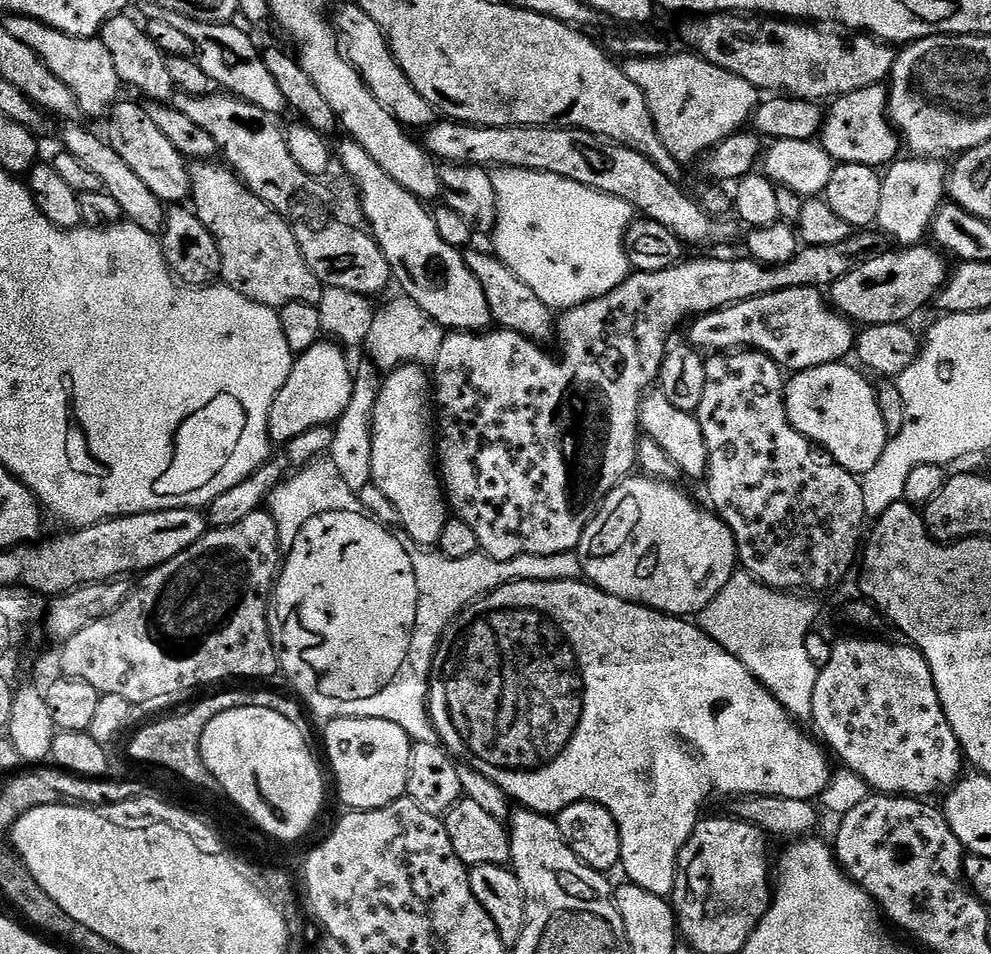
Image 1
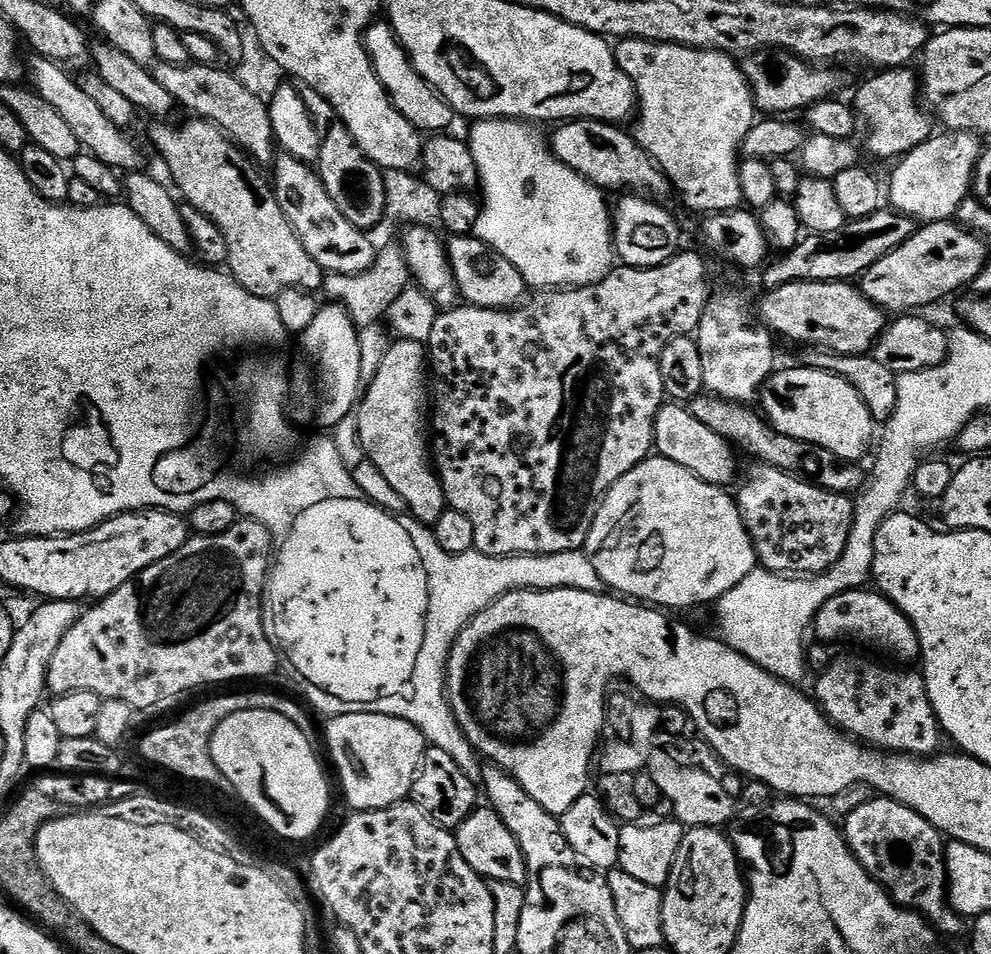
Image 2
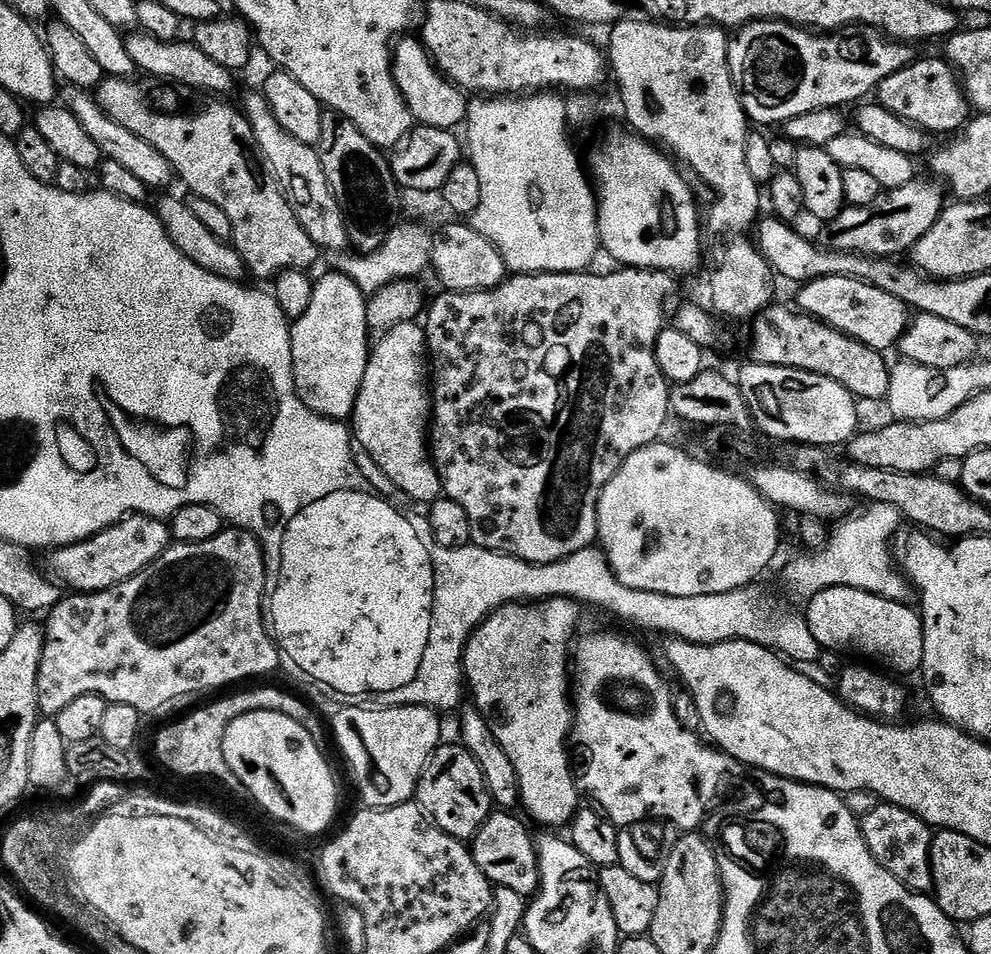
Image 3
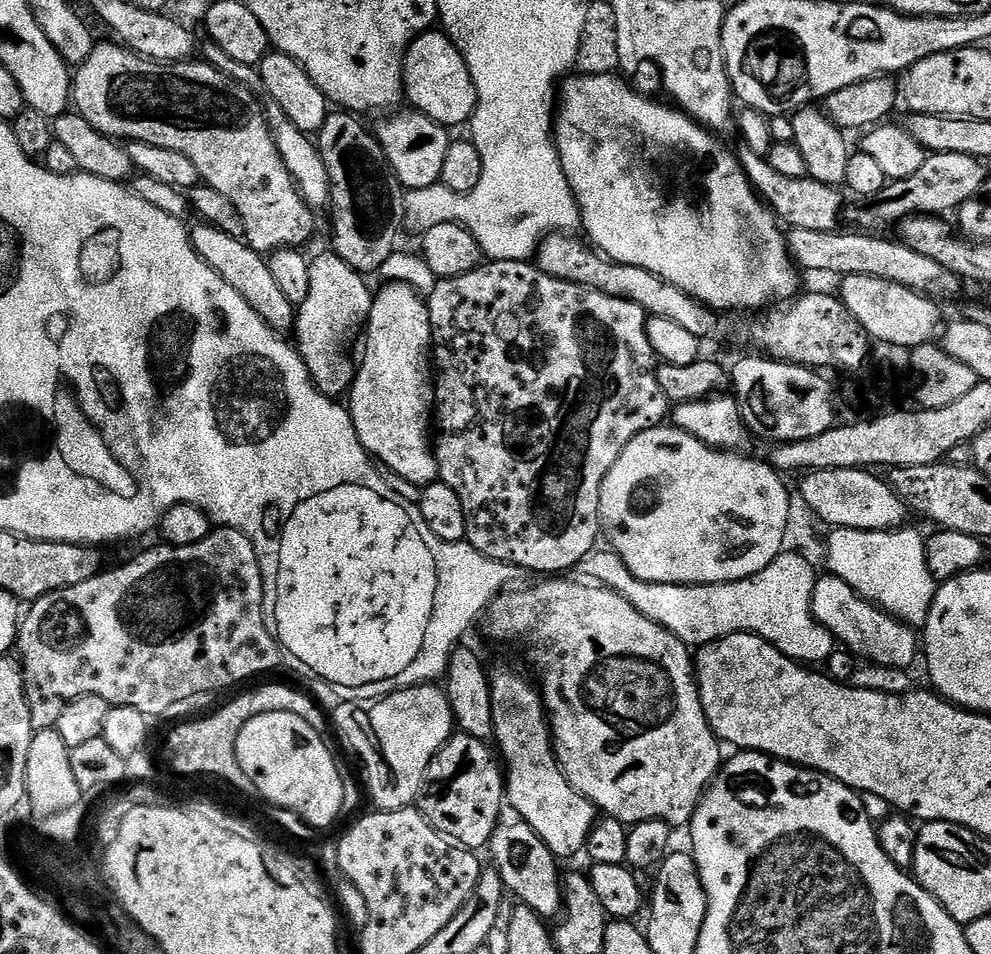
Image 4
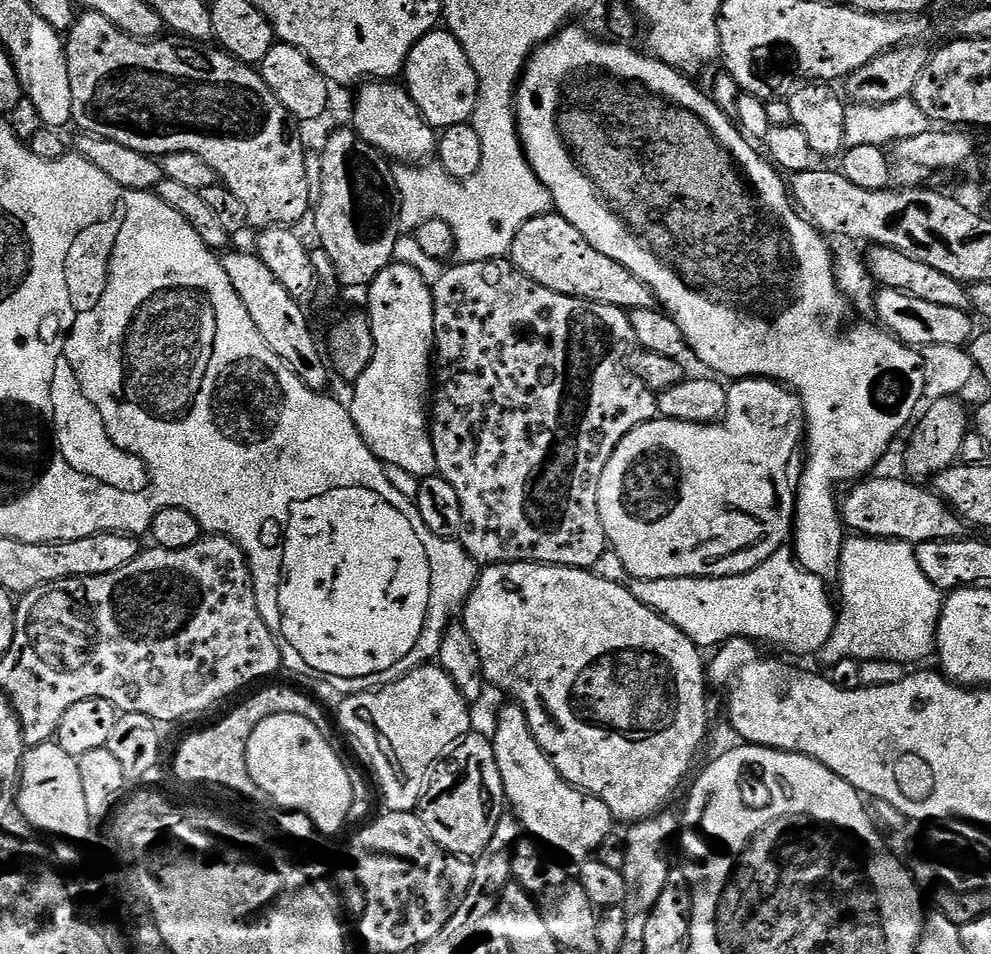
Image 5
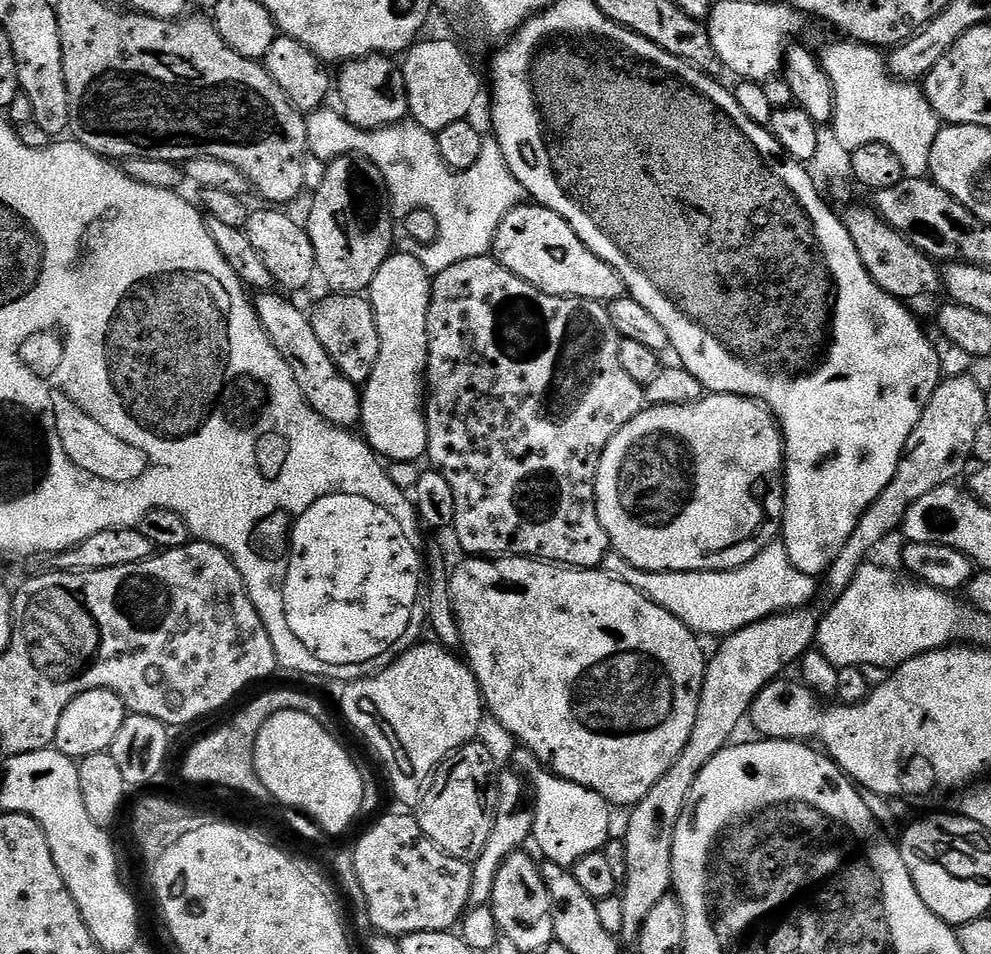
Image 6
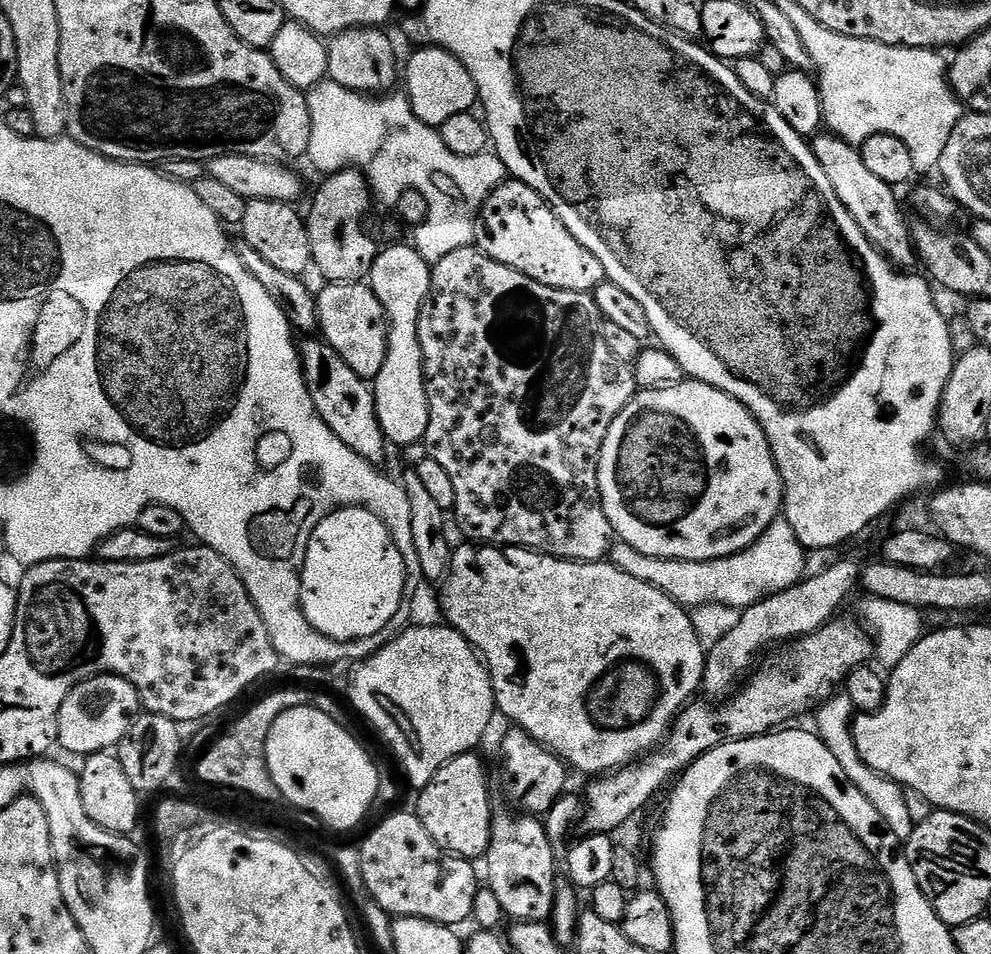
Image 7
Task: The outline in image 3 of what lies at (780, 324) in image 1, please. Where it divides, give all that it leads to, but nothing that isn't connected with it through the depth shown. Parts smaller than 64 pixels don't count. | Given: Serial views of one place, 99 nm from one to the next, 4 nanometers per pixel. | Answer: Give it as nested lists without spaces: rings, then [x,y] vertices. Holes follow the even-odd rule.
[[[827,276],[817,280],[809,280],[803,285],[804,288],[796,296],[795,307],[801,312],[808,313],[816,320],[823,320],[834,330],[870,346],[882,353],[889,351],[888,347],[899,345],[905,330],[910,323],[910,309],[907,304],[902,303],[894,294],[886,294],[886,290],[878,290],[878,286],[867,284],[865,280],[856,280],[852,276]]]

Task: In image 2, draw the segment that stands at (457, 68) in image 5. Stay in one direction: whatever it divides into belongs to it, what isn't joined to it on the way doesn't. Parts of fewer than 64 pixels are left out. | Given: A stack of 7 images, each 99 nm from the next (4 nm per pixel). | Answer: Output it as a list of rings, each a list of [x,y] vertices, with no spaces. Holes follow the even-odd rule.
[[[373,22],[364,33],[364,42],[374,70],[402,118],[406,118],[406,122],[413,124],[421,134],[447,133],[451,129],[448,127],[452,120],[454,121],[452,107],[436,93],[430,82],[426,82],[426,78],[422,78],[422,74],[418,74],[406,50],[392,33],[392,25],[387,22]]]

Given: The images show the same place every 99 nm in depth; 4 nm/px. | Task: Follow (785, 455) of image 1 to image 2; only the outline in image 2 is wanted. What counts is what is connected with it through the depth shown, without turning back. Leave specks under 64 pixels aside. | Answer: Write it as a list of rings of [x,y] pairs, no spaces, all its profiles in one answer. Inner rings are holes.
[[[724,288],[709,295],[694,339],[702,354],[702,382],[711,395],[751,405],[772,373],[777,371],[777,341],[758,319],[754,300],[752,304],[751,298],[740,288]],[[756,462],[752,466],[748,472],[748,481],[739,485],[740,493],[735,493],[734,499],[752,539],[759,567],[777,574],[815,574],[834,566],[834,562],[842,558],[850,538],[856,509],[853,497],[819,488],[809,480],[799,479],[791,472],[783,472],[769,464]]]

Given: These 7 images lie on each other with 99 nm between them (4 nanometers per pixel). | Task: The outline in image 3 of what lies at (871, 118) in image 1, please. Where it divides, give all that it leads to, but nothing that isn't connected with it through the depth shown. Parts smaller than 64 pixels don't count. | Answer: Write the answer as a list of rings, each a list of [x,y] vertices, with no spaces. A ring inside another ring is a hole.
[[[916,58],[911,64],[898,70],[898,74],[890,74],[890,78],[886,78],[879,86],[878,102],[886,110],[933,134],[959,133],[970,119],[970,100],[962,87],[961,77],[957,69],[944,58],[940,60]]]

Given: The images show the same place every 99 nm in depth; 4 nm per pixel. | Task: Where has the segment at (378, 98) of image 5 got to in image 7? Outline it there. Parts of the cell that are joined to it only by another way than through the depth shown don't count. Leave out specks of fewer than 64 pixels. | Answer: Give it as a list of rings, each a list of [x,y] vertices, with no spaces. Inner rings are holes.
[[[379,27],[351,28],[339,32],[327,41],[328,74],[327,79],[351,92],[365,94],[388,94],[402,76],[401,65],[396,65],[396,48],[390,37]]]

